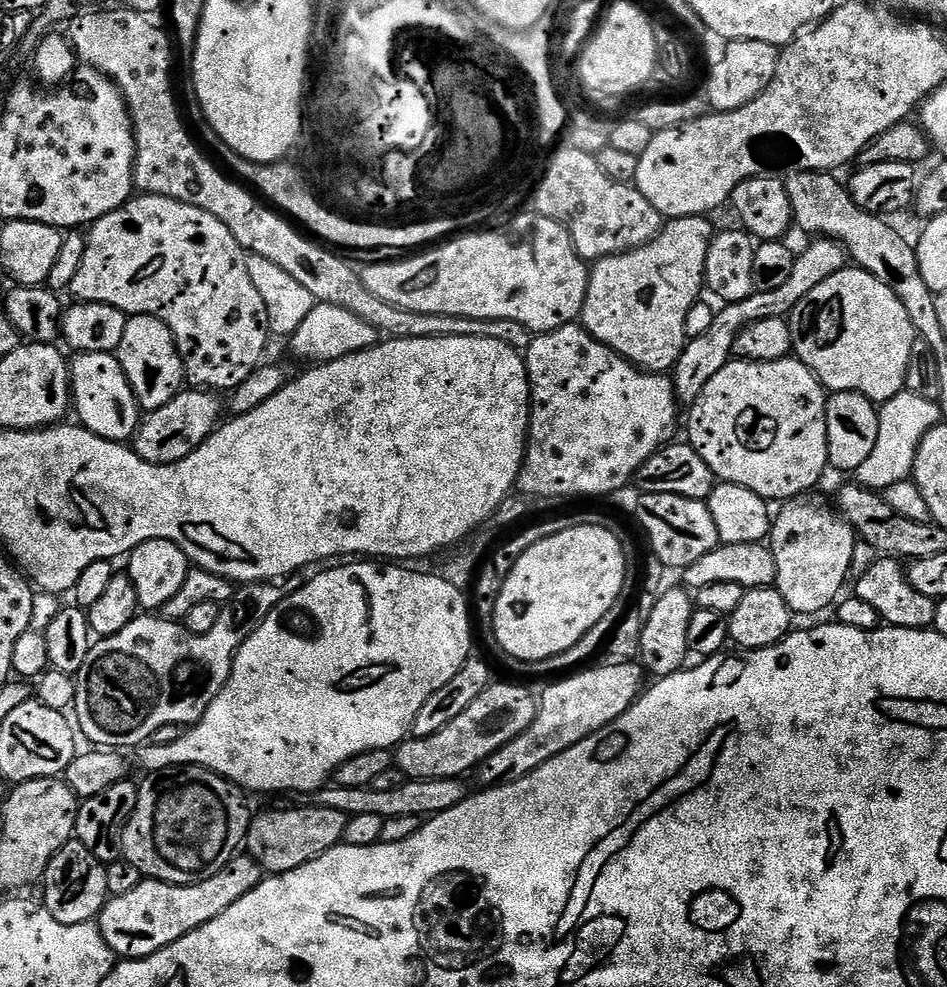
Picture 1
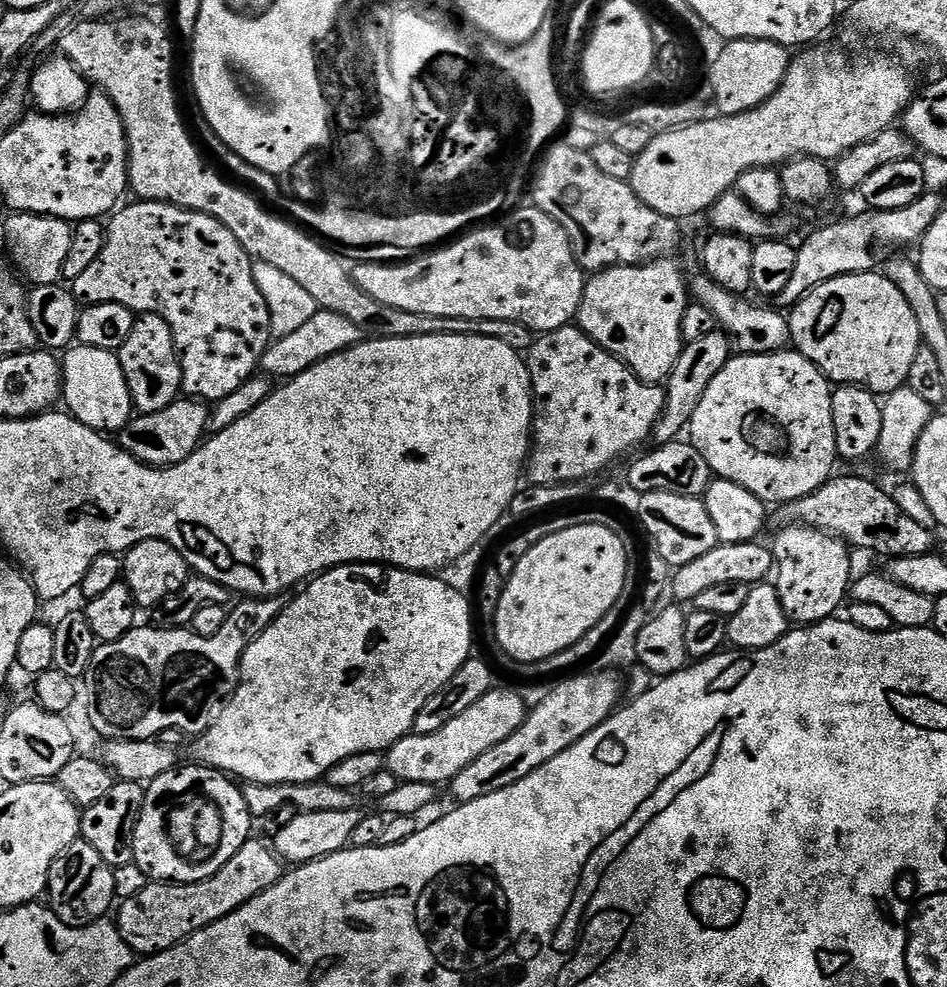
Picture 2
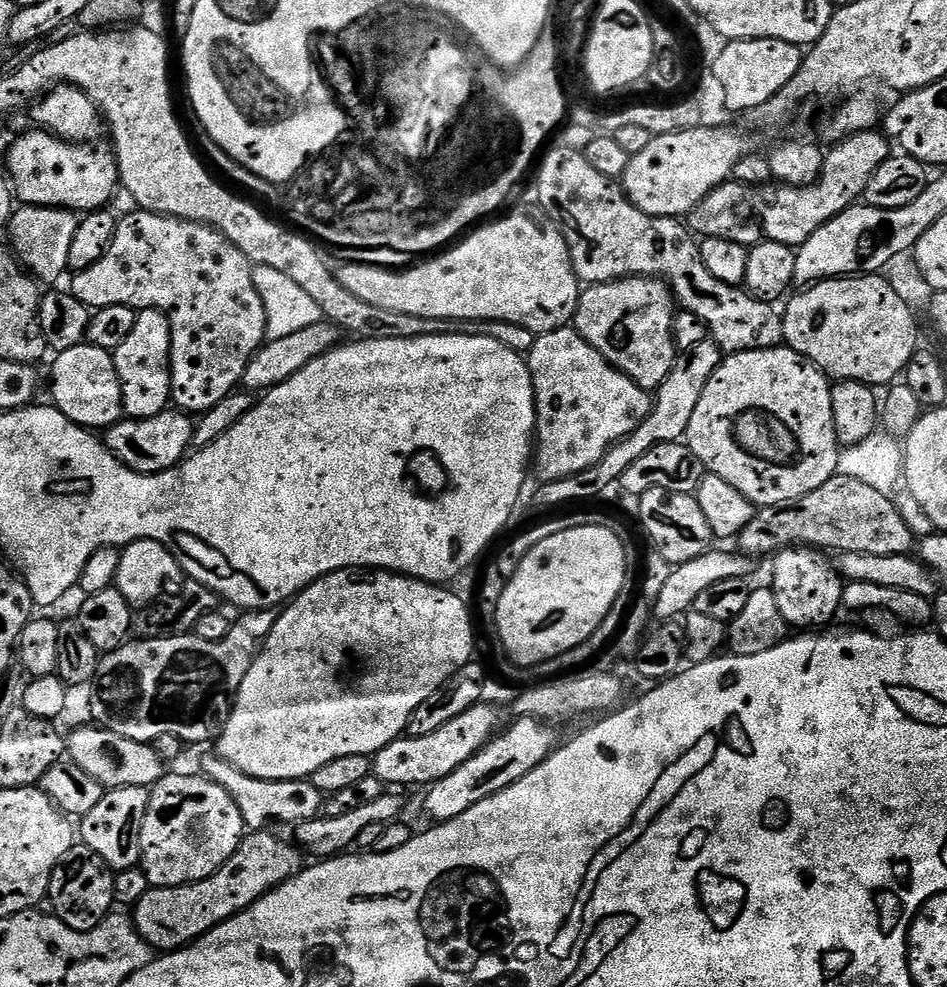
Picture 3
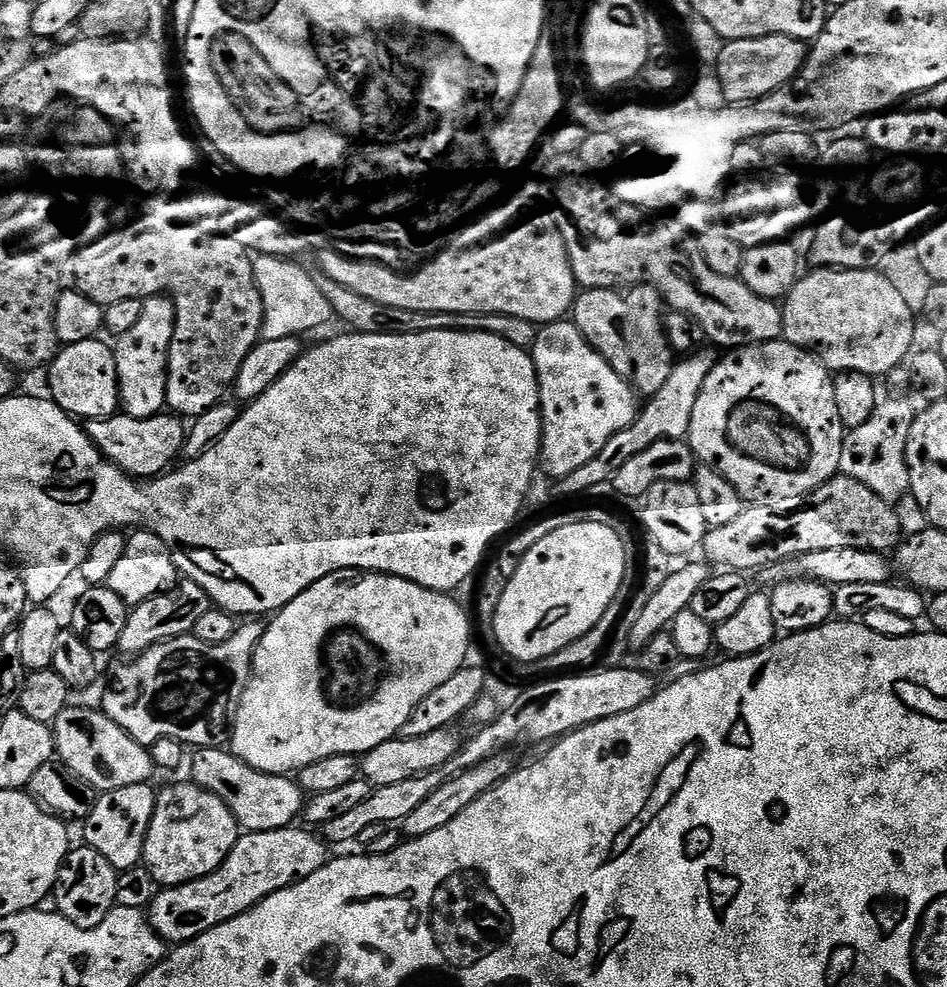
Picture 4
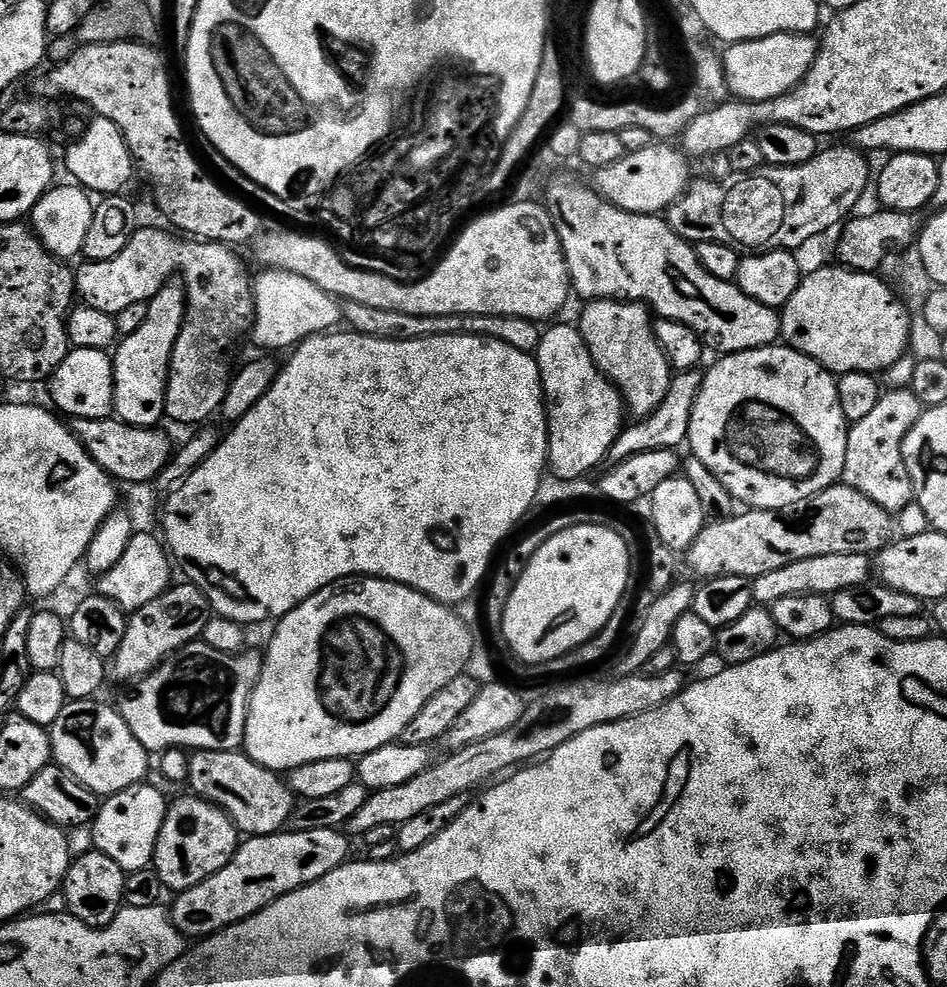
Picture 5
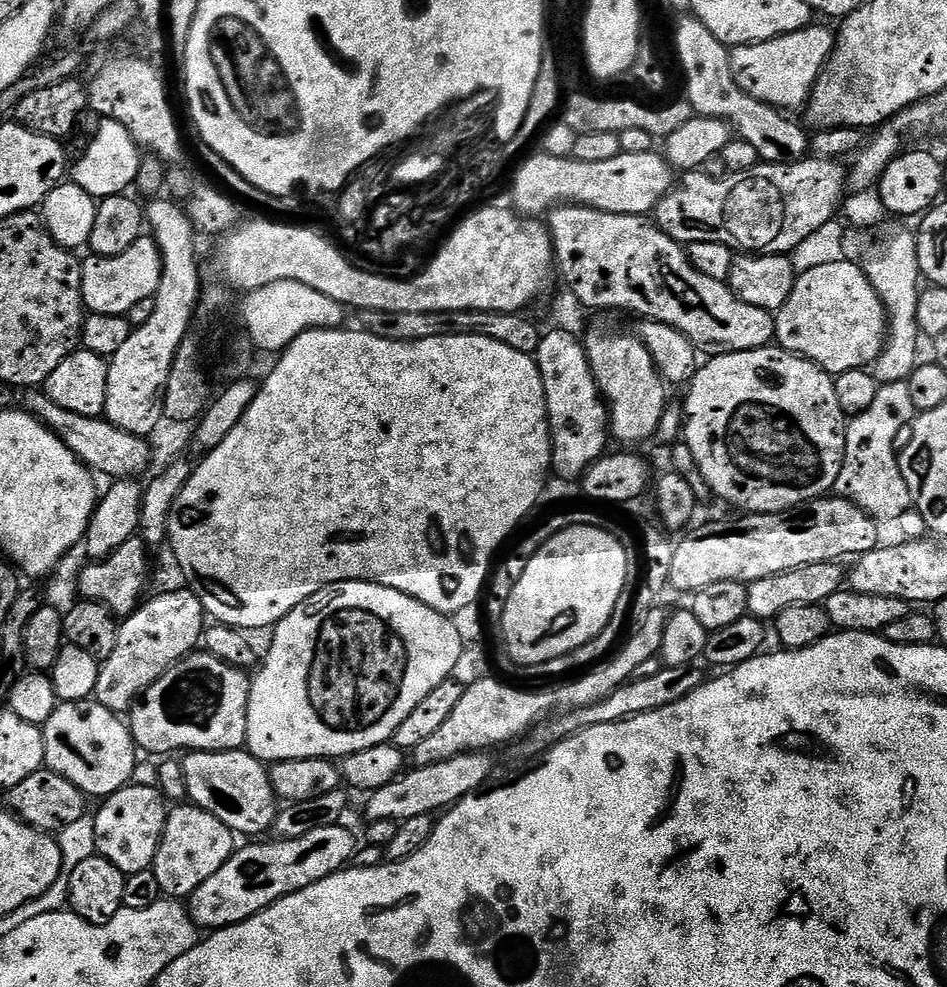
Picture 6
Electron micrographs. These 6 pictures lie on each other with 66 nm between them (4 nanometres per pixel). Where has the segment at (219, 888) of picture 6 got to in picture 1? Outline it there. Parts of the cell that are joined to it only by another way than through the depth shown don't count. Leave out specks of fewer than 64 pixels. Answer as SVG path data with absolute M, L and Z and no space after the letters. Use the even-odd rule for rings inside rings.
M237 854L223 872L197 884L167 884L161 880L141 879L134 890L114 896L104 905L98 917L102 938L117 957L144 960L150 954L178 942L198 926L218 918L222 910L230 910L238 898L246 898L254 886L265 879L266 873L253 856Z

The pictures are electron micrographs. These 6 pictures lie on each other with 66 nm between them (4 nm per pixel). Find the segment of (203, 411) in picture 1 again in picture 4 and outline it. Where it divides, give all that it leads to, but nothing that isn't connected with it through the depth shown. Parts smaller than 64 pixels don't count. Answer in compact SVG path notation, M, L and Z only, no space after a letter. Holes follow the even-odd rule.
M117 414L105 420L87 421L86 431L93 446L104 455L105 460L120 468L127 476L155 478L169 471L183 453L186 424L183 419L172 414L150 418L130 418Z

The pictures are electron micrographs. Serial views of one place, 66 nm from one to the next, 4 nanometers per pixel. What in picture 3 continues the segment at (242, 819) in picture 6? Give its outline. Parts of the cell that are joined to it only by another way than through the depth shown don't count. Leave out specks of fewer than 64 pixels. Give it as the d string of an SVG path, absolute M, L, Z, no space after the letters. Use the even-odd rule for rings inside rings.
M211 754L204 760L203 775L209 780L218 782L230 798L234 798L234 806L244 819L244 827L248 830L268 830L273 826L271 824L289 824L295 826L305 824L307 820L314 820L321 815L324 810L325 793L314 786L311 779L307 780L267 780L266 778L254 778L238 766L230 766L218 754Z

